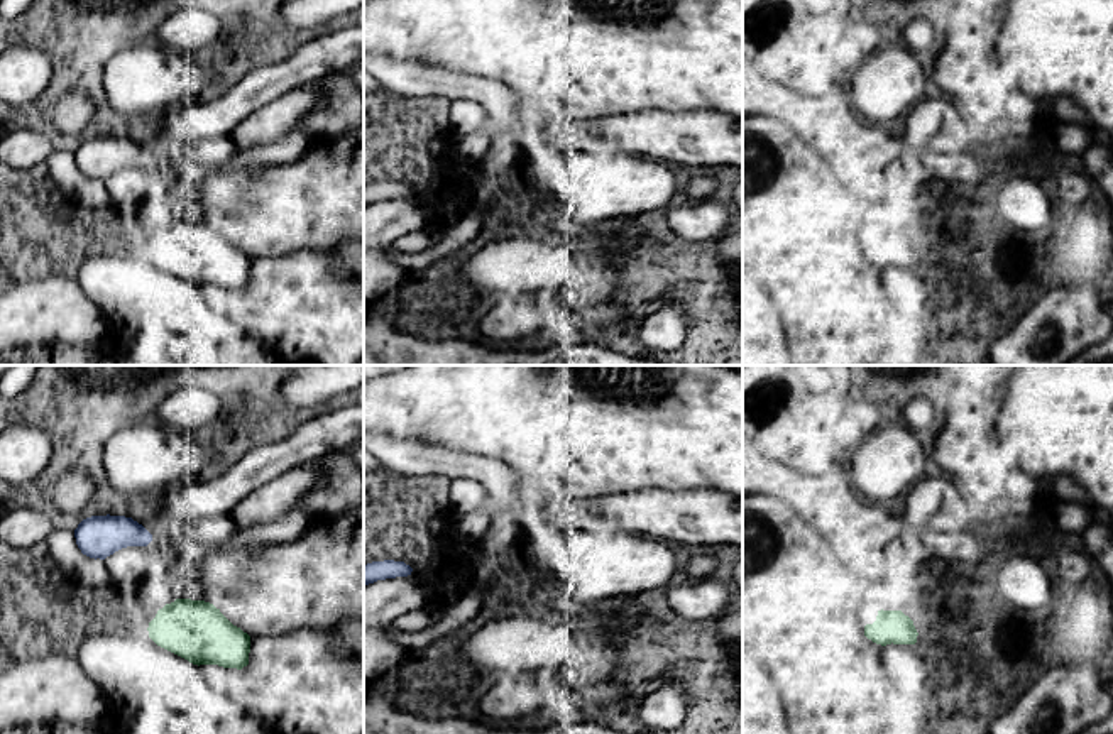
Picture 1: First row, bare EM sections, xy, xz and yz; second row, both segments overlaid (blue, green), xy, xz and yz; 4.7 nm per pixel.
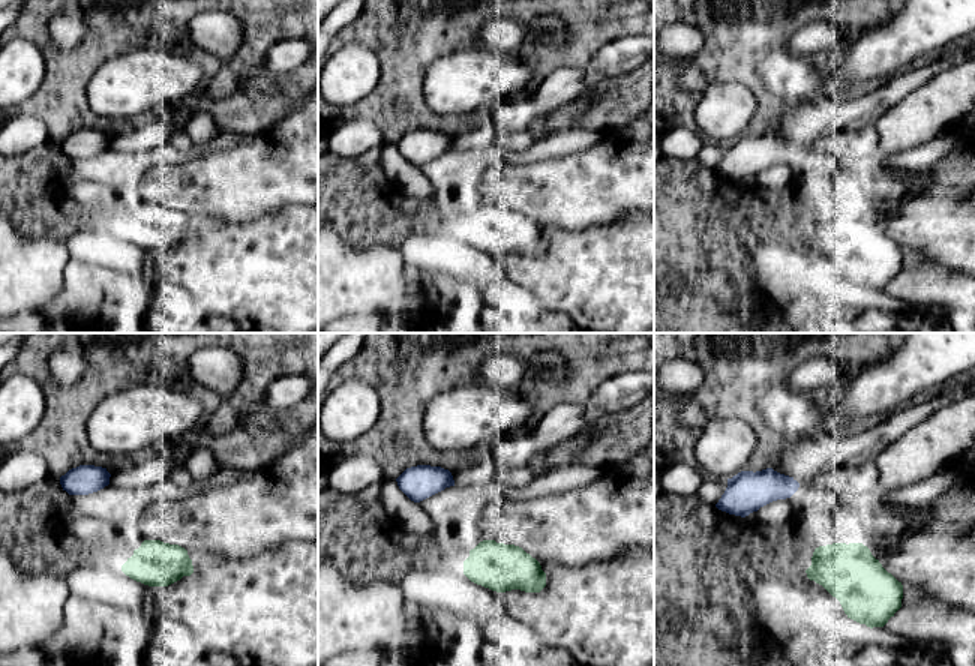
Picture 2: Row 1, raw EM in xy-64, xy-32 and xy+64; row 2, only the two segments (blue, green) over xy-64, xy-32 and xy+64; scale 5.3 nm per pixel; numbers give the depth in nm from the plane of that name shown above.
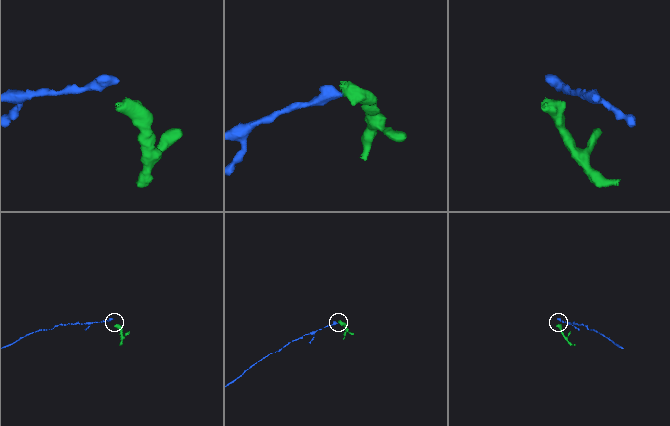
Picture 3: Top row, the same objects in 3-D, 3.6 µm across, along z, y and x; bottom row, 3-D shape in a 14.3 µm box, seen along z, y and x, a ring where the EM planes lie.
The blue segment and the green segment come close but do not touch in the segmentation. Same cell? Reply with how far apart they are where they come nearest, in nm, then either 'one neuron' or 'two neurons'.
300 nm | two neurons

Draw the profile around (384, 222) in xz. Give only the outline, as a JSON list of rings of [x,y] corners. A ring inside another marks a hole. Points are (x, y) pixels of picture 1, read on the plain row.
[[[411,198],[364,206],[364,249],[386,252],[392,242],[428,225],[428,208]]]

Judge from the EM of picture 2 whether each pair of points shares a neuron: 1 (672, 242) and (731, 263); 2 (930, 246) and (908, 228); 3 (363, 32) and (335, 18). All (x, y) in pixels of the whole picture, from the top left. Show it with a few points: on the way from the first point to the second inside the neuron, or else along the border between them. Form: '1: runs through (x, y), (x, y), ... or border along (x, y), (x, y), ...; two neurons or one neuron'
1: runs through (687, 242), (710, 242), (716, 248); one neuron
2: runs through (924, 240), (914, 230); one neuron
3: border along (357, 15), (333, 39); two neurons

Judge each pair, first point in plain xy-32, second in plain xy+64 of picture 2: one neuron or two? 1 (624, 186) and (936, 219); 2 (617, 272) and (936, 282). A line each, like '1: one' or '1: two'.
1: one
2: one

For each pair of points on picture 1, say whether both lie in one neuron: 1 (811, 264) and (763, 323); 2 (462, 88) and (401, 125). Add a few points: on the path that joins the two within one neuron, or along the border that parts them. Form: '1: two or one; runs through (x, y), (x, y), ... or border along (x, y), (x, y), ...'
1: two; border along (767, 293), (780, 318), (789, 345)
2: two; border along (405, 97), (445, 95), (450, 100)

